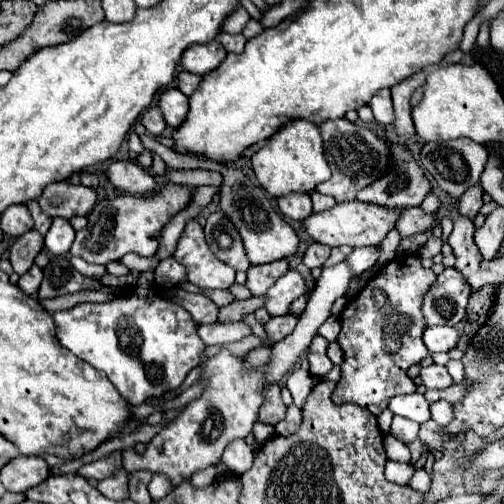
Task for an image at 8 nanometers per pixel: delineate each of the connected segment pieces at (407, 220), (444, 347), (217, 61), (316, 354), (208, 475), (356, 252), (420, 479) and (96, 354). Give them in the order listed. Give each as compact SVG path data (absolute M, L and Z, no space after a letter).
M411 207L399 213L395 229L401 233L401 237L409 237L409 235L425 233L427 229L431 229L433 221L435 221L435 215L427 215L421 207Z
M427 327L423 333L425 347L429 353L447 353L459 341L459 333L455 327Z
M211 41L207 45L191 45L183 53L181 65L189 73L205 75L205 73L211 73L213 69L217 69L221 65L221 61L225 59L225 55L227 53L225 53L223 45L219 45L219 41Z
M317 335L309 347L309 371L318 378L323 378L333 368L333 363L329 361L325 349L327 349L327 341L321 335Z
M209 465L209 467L201 469L201 471L195 471L191 481L193 481L195 487L203 487L203 485L209 485L215 479L215 475L217 475L217 465Z
M357 247L357 249L353 249L353 253L345 261L347 261L353 277L359 277L361 273L369 271L375 265L377 257L379 257L377 247Z
M421 467L421 469L415 471L415 475L411 479L411 487L417 489L417 491L421 491L421 493L425 493L429 489L429 473L425 471L425 467Z
M143 289L143 297L133 293L107 303L81 303L71 309L53 313L53 319L55 319L59 343L71 353L75 353L79 359L93 365L95 369L105 371L109 381L115 385L119 395L129 405L159 401L167 393L175 391L179 383L183 383L187 373L199 365L199 353L205 349L203 341L195 331L195 323L191 315L183 307L169 303L167 299L157 295L157 291L151 289Z

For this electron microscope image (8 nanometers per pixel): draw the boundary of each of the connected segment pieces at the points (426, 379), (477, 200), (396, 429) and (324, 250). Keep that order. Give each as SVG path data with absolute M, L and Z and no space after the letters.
M429 365L429 367L421 369L419 377L421 377L421 385L425 389L447 389L453 383L451 375L447 373L447 369L443 365Z
M477 183L477 185L473 185L473 187L469 187L463 195L461 195L461 201L459 201L459 207L461 207L461 213L465 215L465 217L475 217L477 215L477 211L481 209L481 205L483 205L483 187Z
M393 417L393 425L391 425L393 437L397 437L405 445L409 445L413 439L417 439L417 433L419 433L419 423L413 423L403 417Z
M311 243L309 249L305 251L305 257L303 257L303 263L313 269L313 267L323 267L323 263L329 259L331 255L331 247L327 245L321 245L321 243Z

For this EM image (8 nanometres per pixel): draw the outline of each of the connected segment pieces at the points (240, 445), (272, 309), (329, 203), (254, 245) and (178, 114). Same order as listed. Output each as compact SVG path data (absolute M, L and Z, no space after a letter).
M235 439L227 445L225 453L221 455L221 463L227 465L233 473L241 475L253 465L253 451L247 447L243 439Z
M287 271L283 277L279 277L275 281L275 285L271 289L267 289L267 293L263 295L265 299L265 309L271 315L285 315L287 307L303 297L307 293L307 283L305 277L299 271Z
M319 191L311 193L311 201L313 201L313 211L327 211L327 209L331 209L337 203L333 197L321 195Z
M144 135L141 138L143 146L153 151L173 169L191 169L191 165L203 167L203 169L211 169L211 171L219 171L223 175L223 185L219 189L219 209L225 213L225 217L235 225L235 229L239 231L239 235L243 237L243 245L245 245L245 253L251 265L261 265L261 263L271 263L277 259L285 259L291 257L297 251L299 245L299 237L293 231L293 227L289 223L283 221L283 217L273 209L265 189L261 185L255 185L249 175L237 167L237 165L225 165L225 163L217 163L205 157L197 157L197 155L179 155L173 149L167 149L165 145L157 143L157 141Z
M167 89L159 99L159 109L163 111L167 125L177 129L189 113L189 97L179 89Z

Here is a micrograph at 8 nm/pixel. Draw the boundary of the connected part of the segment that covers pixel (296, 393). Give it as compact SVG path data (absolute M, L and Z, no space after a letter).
M293 369L287 377L285 377L285 387L291 391L293 395L293 403L297 407L303 407L303 401L307 397L307 393L311 391L311 387L315 385L315 379L303 371L303 369Z

